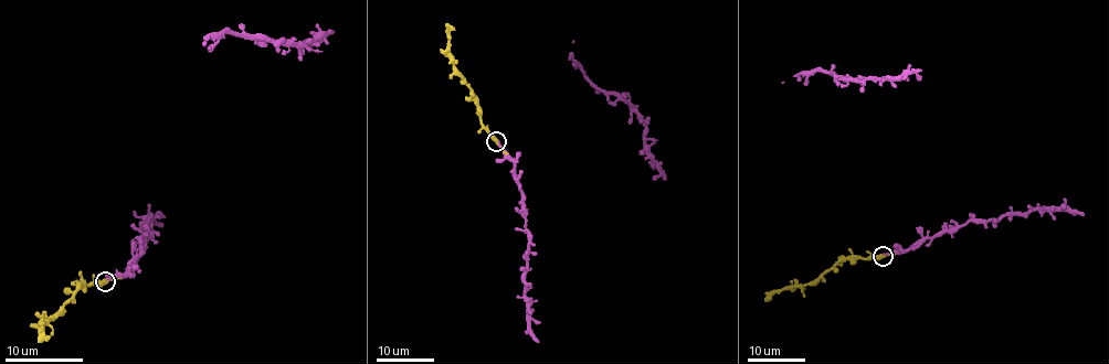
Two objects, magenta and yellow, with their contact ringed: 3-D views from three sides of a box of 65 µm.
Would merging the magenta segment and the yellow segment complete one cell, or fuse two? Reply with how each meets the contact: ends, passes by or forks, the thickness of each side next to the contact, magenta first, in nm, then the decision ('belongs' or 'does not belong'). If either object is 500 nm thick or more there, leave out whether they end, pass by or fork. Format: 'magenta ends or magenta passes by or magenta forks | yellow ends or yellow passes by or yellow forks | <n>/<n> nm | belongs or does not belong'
magenta ends | yellow ends | 360/460 nm | belongs

